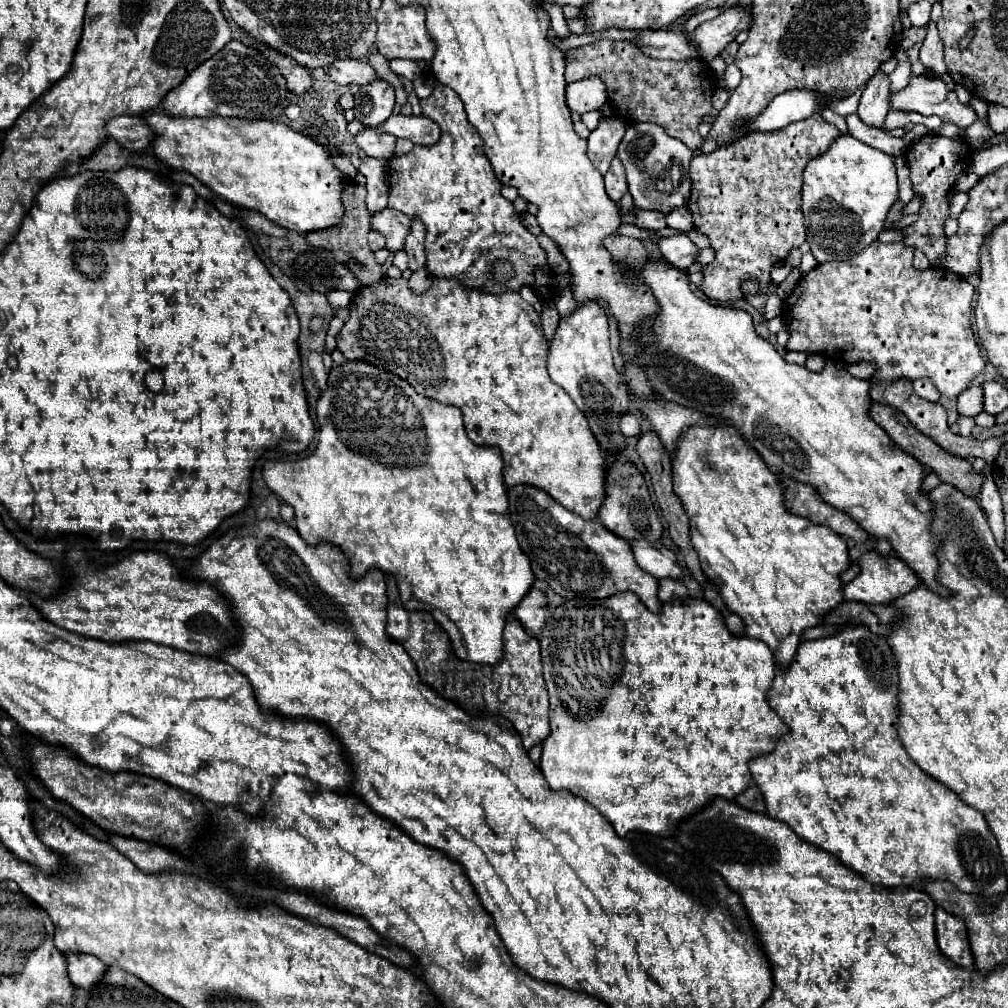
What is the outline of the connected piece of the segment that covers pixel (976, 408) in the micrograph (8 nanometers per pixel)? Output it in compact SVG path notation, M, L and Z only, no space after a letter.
M973 385L973 389L967 389L957 397L957 411L961 417L977 417L983 411L983 389Z

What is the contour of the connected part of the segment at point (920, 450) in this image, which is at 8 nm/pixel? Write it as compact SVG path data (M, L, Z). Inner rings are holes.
M871 405L871 417L893 437L893 441L911 457L915 457L921 465L927 465L939 479L949 481L953 485L957 485L959 489L965 489L965 493L973 493L975 497L979 495L979 487L981 487L981 475L973 471L971 463L967 463L963 457L957 457L953 453L943 451L935 441L931 441L929 437L925 437L923 433L917 433L917 429L913 429L913 425L909 425L909 421L905 421L905 417L901 417L901 413L893 413L891 409L885 409L885 405Z

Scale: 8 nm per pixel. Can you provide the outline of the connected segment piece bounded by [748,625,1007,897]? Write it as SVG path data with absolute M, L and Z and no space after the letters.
M845 625L829 637L815 639L815 641L803 641L795 653L795 659L789 663L787 671L777 669L773 685L767 691L767 701L789 727L789 733L777 741L777 745L771 753L767 753L767 755L763 753L761 757L751 759L748 764L753 781L759 785L759 789L763 793L765 809L767 809L769 817L787 823L801 839L833 853L849 869L865 875L865 879L869 883L877 883L877 885L885 885L885 887L897 887L897 885L911 887L917 881L927 877L927 879L951 881L961 891L979 893L983 897L1007 893L1007 875L1005 875L1005 869L1001 863L997 841L995 841L989 825L985 823L983 815L977 809L963 803L955 791L951 791L943 783L937 783L937 779L933 779L919 765L915 765L911 761L911 757L905 753L905 749L897 737L897 667L895 667L893 651L885 645L883 637L873 635L867 625Z

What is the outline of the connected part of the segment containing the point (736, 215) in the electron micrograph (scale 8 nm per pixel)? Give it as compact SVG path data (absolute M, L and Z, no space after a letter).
M813 113L811 117L791 123L785 129L771 133L751 133L733 145L719 147L713 153L699 153L691 159L689 175L693 189L687 207L693 213L695 227L711 239L711 247L717 253L715 261L703 269L703 293L707 297L719 301L741 299L741 281L747 277L761 279L761 291L767 291L769 271L773 265L783 261L791 249L805 241L805 223L801 211L803 169L807 161L823 153L835 137L839 137L839 129L827 123L819 113Z

